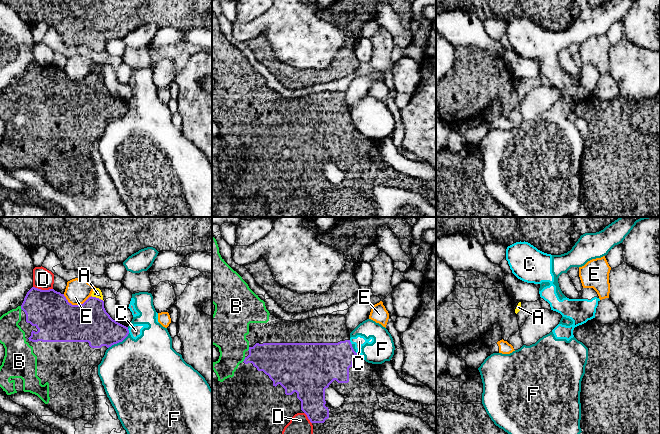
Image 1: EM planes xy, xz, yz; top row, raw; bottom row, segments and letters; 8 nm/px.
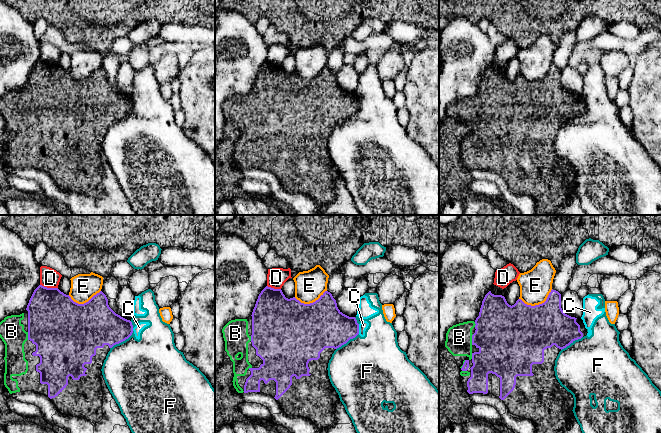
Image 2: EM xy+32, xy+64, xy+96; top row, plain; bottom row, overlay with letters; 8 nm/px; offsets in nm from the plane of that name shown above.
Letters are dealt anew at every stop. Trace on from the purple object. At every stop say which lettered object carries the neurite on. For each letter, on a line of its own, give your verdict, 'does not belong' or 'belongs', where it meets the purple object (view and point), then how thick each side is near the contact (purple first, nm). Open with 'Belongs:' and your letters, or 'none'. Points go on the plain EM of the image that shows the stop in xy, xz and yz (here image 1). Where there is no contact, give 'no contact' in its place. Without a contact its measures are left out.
Belongs: B
A: does not belong; contact xy (97, 74); calibres 320 and 70 nm
B: belongs; contact xz (244, 135); calibres 280 and 280 nm
C: does not belong; contact xz (350, 118); calibres 320 and 90 nm
D: does not belong; contact xy (43, 66); calibres 340 and 170 nm
E: does not belong; contact xy (76, 81); calibres 340 and 200 nm
F: does not belong; contact xy (118, 118); calibres 300 and 500 nm

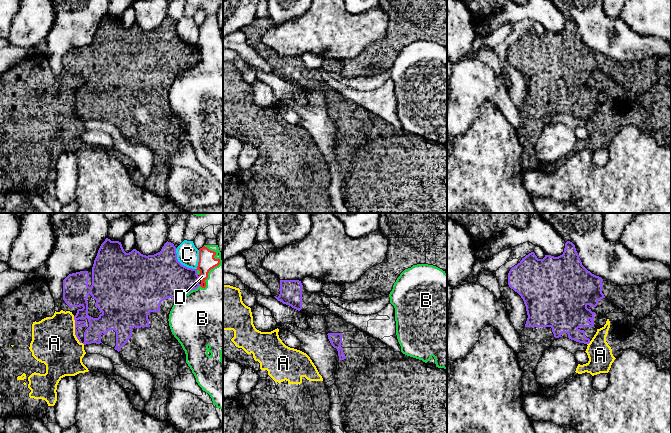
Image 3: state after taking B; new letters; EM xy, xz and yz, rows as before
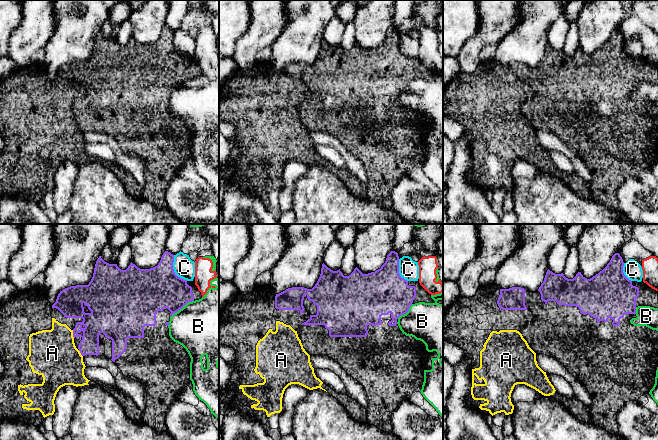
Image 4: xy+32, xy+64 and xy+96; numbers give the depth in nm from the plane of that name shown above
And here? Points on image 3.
Belongs: none
A: does not belong; contact xy (75, 107); calibres 140 and 360 nm
B: does not belong; contact xy (188, 68); calibres 360 and 460 nm
C: does not belong; contact xy (180, 39); calibres 380 and 180 nm
D: does not belong; contact xy (199, 53); calibres 320 and 130 nm

